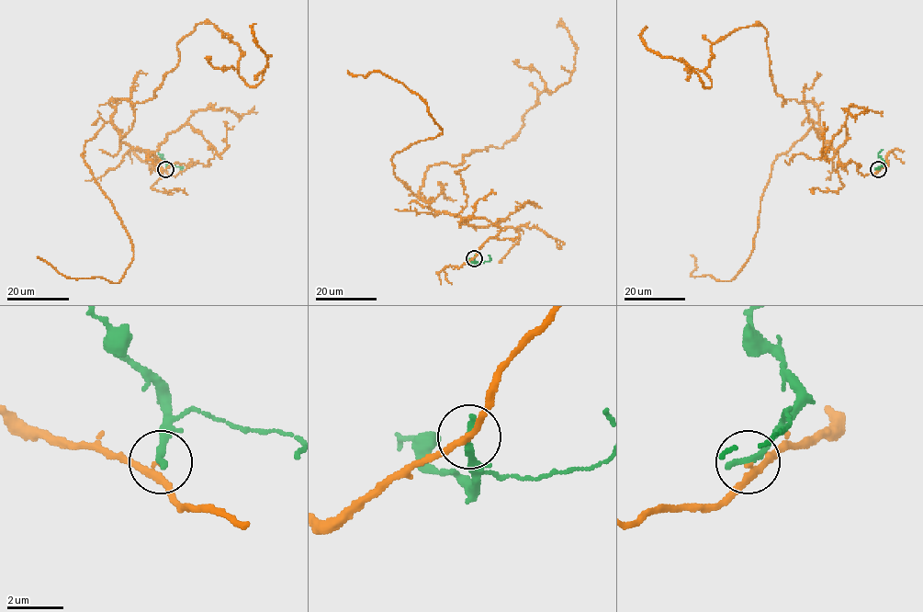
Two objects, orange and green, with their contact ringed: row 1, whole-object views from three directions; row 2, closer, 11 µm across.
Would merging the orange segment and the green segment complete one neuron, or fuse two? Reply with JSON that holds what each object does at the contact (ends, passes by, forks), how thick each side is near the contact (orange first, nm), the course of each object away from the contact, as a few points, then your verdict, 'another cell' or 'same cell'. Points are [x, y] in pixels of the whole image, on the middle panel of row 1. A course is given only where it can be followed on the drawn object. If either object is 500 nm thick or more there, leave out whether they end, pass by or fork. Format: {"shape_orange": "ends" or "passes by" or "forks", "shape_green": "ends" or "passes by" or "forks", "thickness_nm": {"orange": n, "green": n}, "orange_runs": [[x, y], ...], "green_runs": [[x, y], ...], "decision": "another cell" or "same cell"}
{"shape_orange": "passes by", "shape_green": "ends", "thickness_nm": {"orange": 180, "green": 280}, "orange_runs": [[474, 258], [500, 228], [432, 209], [425, 172], [500, 148], [545, 84], [568, 81], [576, 45], [562, 27]], "green_runs": [[474, 257], [477, 262], [488, 262], [489, 254]], "decision": "another cell"}

